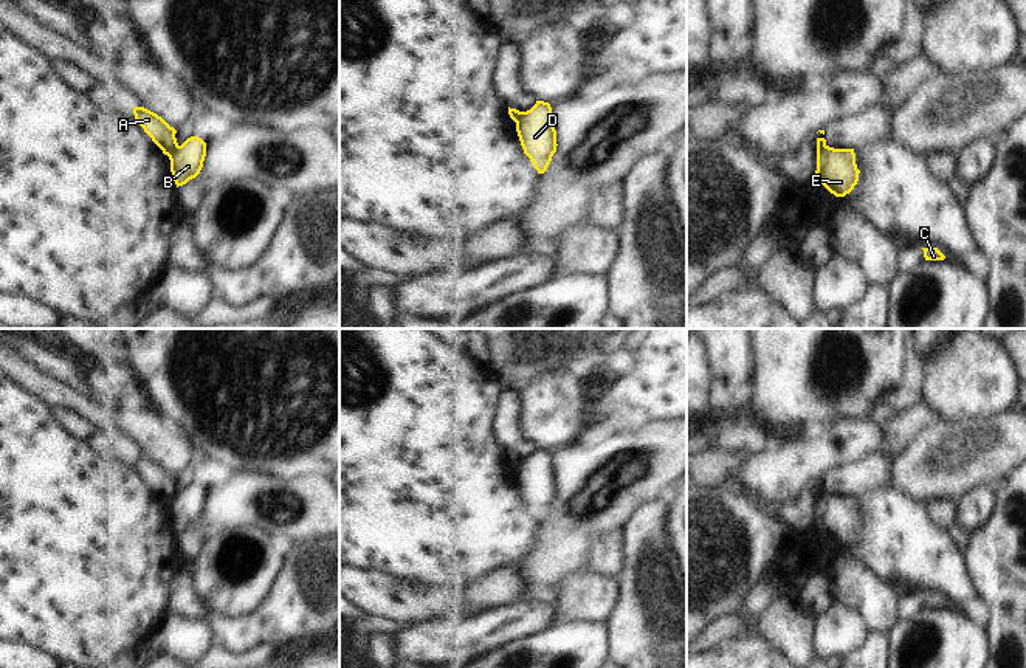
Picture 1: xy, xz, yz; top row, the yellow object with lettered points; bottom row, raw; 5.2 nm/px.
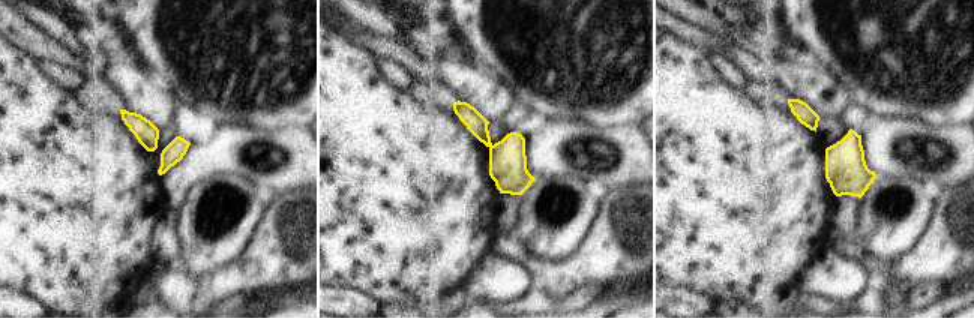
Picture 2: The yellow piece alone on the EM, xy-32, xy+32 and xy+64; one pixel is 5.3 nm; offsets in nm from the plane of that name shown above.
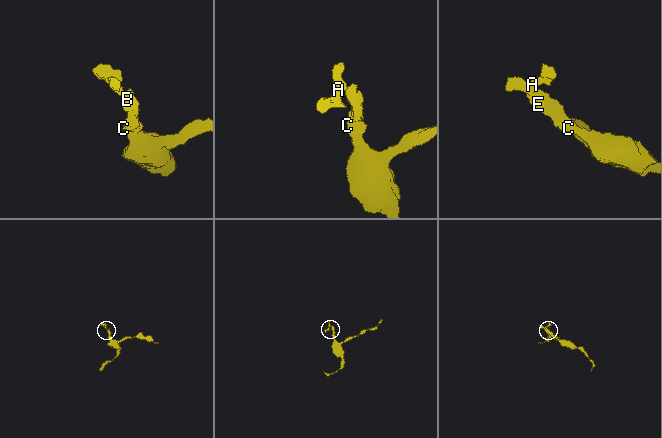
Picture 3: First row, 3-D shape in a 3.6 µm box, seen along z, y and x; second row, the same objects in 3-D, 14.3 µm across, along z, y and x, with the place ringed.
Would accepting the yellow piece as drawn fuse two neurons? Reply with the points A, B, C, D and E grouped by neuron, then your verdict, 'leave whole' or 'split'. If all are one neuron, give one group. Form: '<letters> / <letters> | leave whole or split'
A / B C D E | split

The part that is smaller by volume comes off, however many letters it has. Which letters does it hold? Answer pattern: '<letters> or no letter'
A

